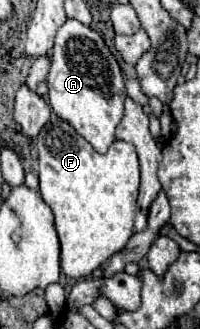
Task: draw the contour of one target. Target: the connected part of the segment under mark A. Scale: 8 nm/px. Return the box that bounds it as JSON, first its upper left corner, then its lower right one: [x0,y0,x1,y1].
[47,19,127,153]

